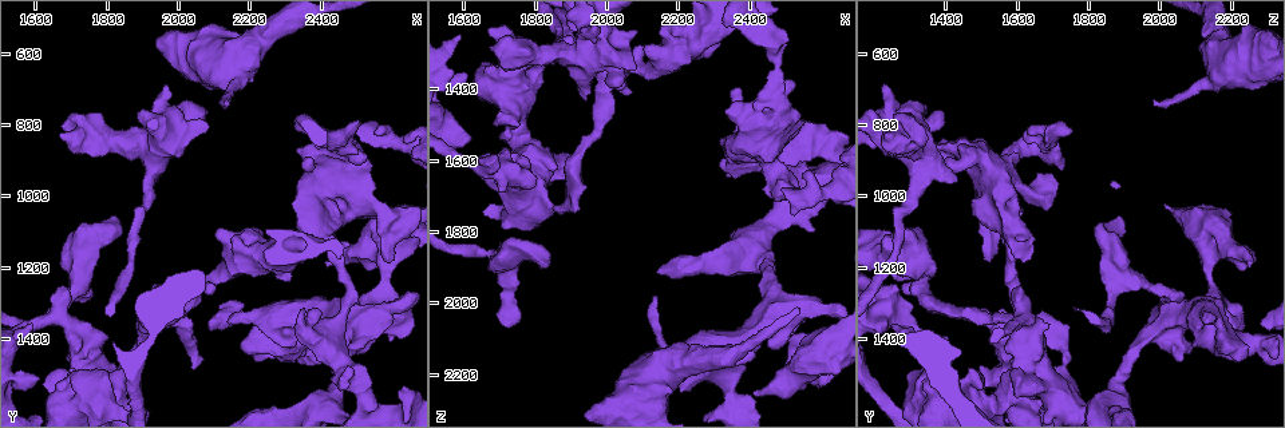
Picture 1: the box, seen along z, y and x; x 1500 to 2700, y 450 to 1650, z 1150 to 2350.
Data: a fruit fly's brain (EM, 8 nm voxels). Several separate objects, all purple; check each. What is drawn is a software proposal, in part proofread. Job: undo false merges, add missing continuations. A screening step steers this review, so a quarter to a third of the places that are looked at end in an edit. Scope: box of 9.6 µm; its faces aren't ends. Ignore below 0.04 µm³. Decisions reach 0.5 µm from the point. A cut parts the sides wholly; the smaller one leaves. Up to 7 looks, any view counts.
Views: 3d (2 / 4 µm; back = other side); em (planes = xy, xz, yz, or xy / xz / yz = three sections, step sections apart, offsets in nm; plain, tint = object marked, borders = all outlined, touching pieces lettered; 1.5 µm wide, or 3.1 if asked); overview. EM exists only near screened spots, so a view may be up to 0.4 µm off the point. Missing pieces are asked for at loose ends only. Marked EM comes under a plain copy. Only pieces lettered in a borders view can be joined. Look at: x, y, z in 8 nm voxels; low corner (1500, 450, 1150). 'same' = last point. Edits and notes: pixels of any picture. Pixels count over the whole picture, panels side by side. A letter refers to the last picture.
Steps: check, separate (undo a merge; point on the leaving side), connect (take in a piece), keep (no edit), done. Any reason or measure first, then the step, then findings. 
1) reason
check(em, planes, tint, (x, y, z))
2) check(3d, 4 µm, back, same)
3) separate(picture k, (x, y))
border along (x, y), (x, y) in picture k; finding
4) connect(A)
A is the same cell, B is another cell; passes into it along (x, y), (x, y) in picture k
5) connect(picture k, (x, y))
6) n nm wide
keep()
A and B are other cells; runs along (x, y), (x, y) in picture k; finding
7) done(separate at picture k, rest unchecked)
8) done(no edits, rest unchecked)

thick turns thin
check(em, xz, step 8, tint, (2460, 1420, 1930))

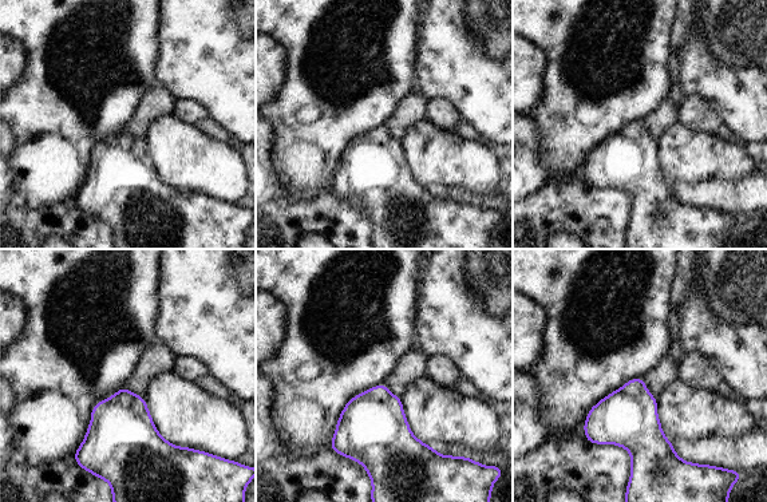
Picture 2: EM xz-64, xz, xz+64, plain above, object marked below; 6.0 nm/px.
another direction
check(em, planes, borders, same)

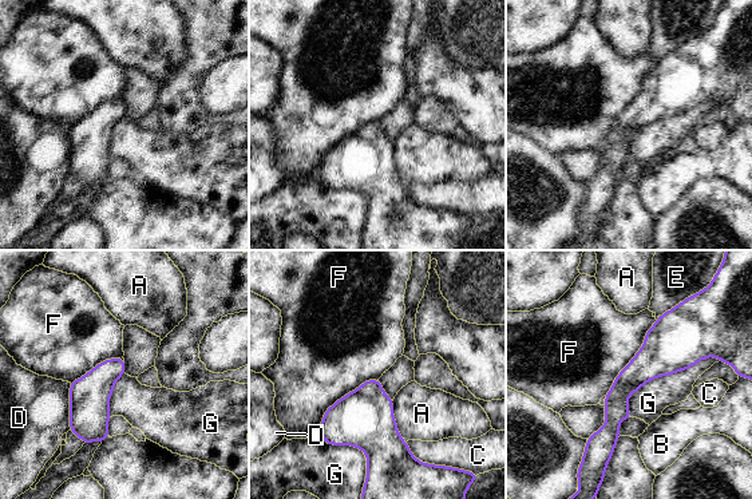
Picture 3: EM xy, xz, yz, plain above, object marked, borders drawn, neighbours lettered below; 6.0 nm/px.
G touches over 650 nm
keep()
A, B, C, D, E, F and G are other cells; all the same cell

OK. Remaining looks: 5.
branch stops here
check(3d, 2 µm, (1730, 1300, 2050))

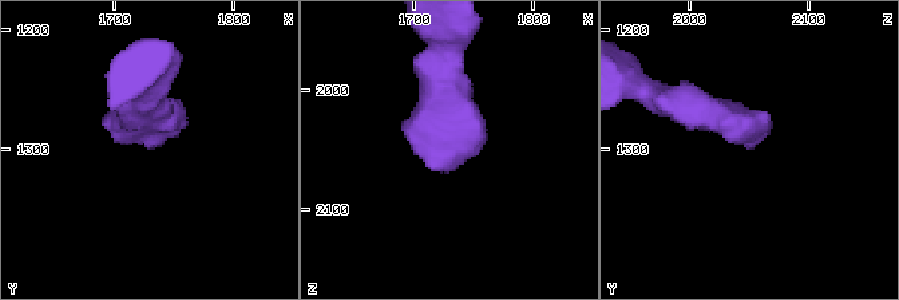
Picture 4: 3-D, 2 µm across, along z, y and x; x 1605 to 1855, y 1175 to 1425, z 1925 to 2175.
now the EM
check(em, xz, step 8, borders, (1728, 1298, 2048))

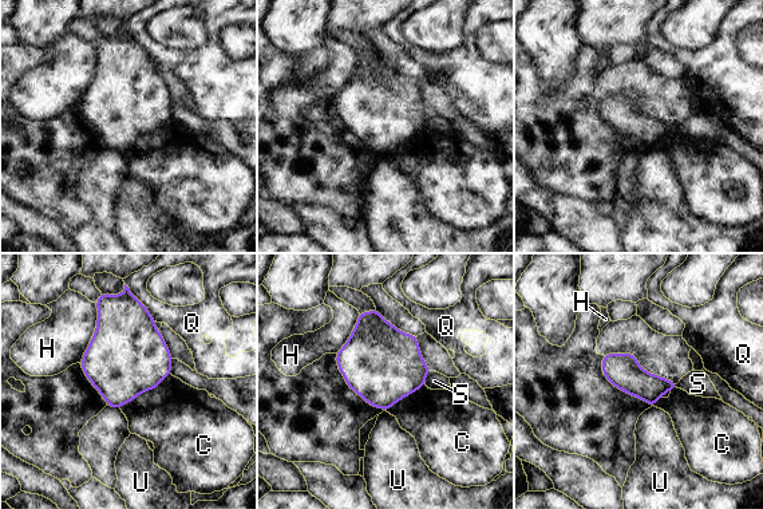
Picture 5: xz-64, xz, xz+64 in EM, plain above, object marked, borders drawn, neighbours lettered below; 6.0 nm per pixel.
keep()
C, H, Q, S and U are other cells; border along (170, 374), (119, 407) in picture 5; none of them fits

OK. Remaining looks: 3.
branch stops here
check(em, xz, step 8, borders, (1810, 1050, 1890))

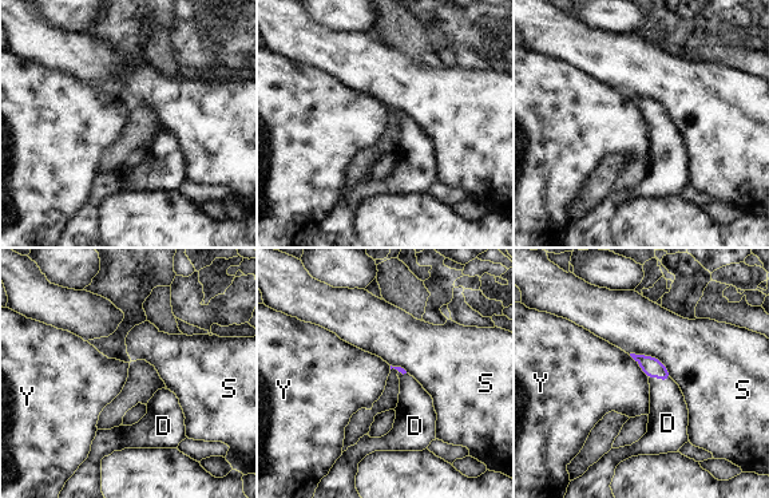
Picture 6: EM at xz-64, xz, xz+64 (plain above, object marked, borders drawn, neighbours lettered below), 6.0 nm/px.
check(em, yz, step 8, borders, same)

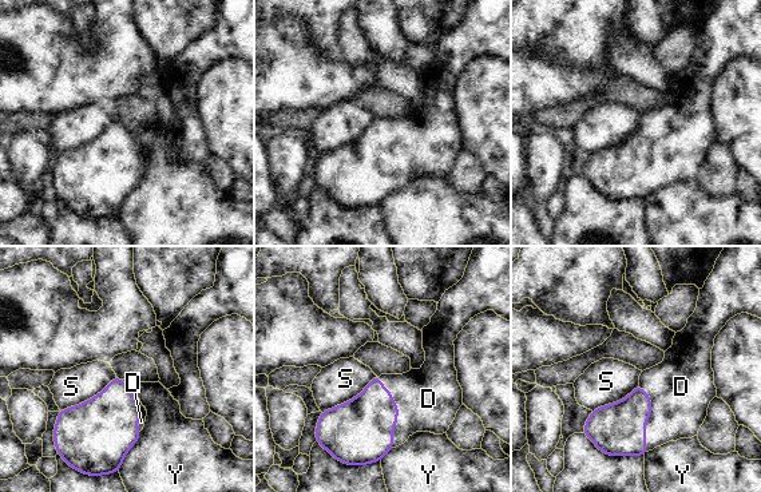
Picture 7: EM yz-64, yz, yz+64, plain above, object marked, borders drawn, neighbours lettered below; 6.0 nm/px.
connect(D)
D is the same cell, S and Y are other cells; the cell continues

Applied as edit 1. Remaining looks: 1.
done(connect at picture 7, rest unchecked)

